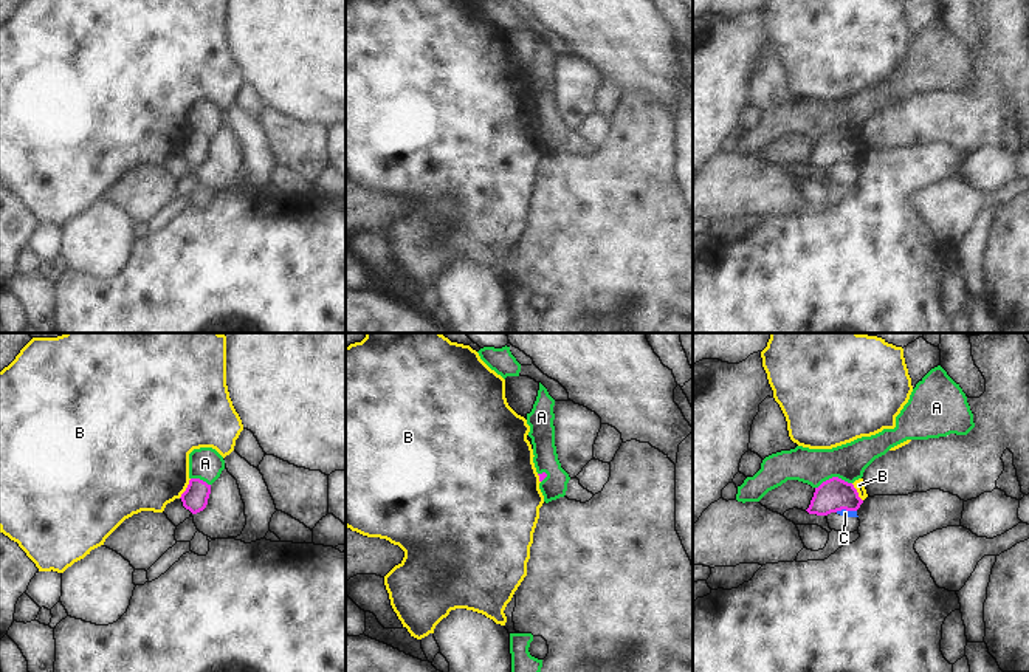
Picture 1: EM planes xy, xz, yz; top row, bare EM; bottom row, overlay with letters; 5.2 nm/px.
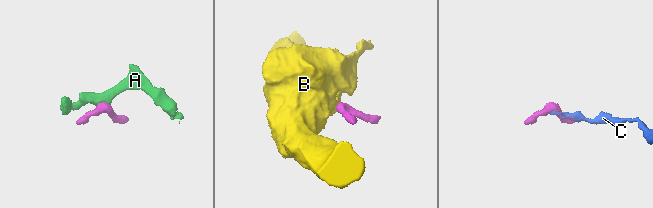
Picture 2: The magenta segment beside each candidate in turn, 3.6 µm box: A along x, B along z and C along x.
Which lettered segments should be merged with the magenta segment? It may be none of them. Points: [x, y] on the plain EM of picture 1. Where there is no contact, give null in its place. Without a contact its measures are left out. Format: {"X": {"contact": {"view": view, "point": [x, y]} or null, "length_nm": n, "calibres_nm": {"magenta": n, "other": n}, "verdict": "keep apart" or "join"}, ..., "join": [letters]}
{"A": {"contact": {"view": "yz", "point": [832, 130]}, "length_nm": 190, "calibres_nm": {"magenta": 170, "other": 190}, "verdict": "keep apart"}, "B": {"contact": {"view": "xy", "point": [186, 141]}, "length_nm": 120, "calibres_nm": {"magenta": 130, "other": 460}, "verdict": "keep apart"}, "C": {"contact": {"view": "yz", "point": [845, 161]}, "length_nm": 110, "calibres_nm": {"magenta": 170, "other": 40}, "verdict": "keep apart"}, "join": []}

